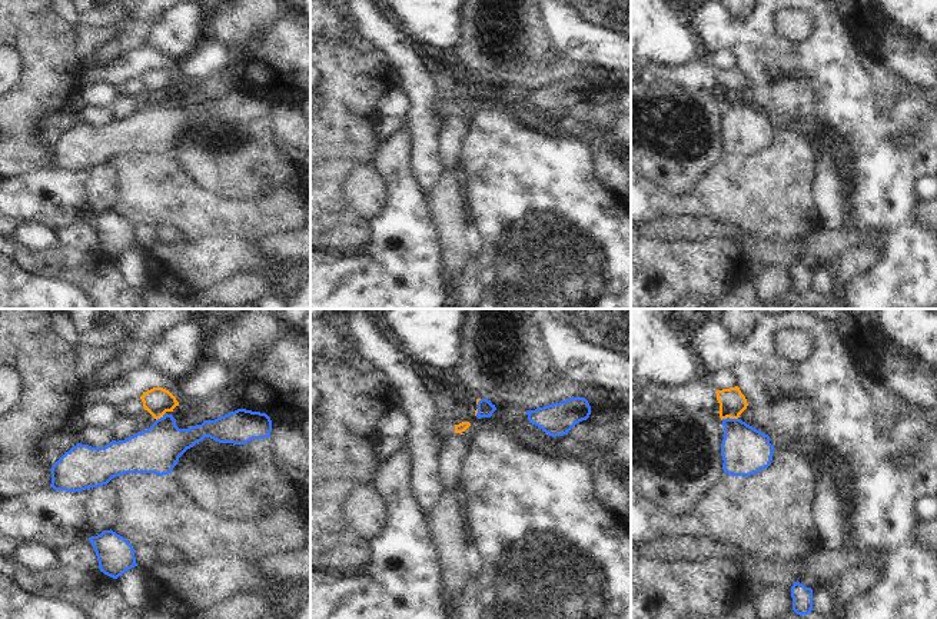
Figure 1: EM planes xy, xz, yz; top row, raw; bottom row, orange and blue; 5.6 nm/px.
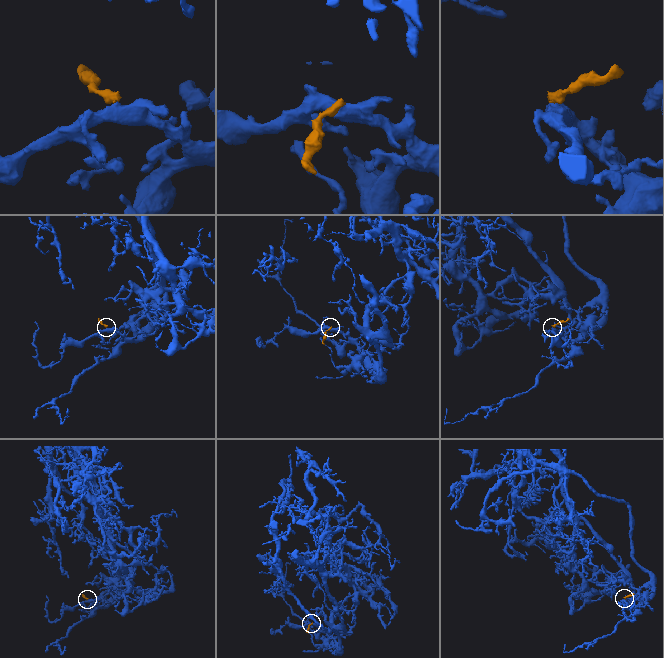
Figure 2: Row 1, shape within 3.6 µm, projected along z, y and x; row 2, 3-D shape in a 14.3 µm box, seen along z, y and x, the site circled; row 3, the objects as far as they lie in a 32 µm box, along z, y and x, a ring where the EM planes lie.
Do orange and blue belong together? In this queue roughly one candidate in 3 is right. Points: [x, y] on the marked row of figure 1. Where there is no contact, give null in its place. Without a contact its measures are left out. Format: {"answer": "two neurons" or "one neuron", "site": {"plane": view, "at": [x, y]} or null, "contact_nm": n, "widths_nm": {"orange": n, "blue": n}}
{"answer": "two neurons", "site": {"plane": "yz", "at": [728, 416]}, "contact_nm": 100, "widths_nm": {"orange": 150, "blue": 280}}

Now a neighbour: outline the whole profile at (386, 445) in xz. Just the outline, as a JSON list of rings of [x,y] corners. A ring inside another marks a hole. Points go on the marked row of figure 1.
[[[379,436],[378,443],[373,447],[373,456],[376,462],[388,459],[391,455],[405,446],[405,442],[396,436]]]

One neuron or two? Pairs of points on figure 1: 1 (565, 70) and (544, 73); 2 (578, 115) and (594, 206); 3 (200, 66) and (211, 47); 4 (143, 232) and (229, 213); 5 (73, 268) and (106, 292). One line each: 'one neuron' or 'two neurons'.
1: one neuron
2: two neurons
3: one neuron
4: two neurons
5: one neuron

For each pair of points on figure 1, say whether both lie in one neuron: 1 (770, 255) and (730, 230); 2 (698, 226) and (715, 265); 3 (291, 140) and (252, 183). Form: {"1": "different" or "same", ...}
{"1": "different", "2": "different", "3": "different"}

